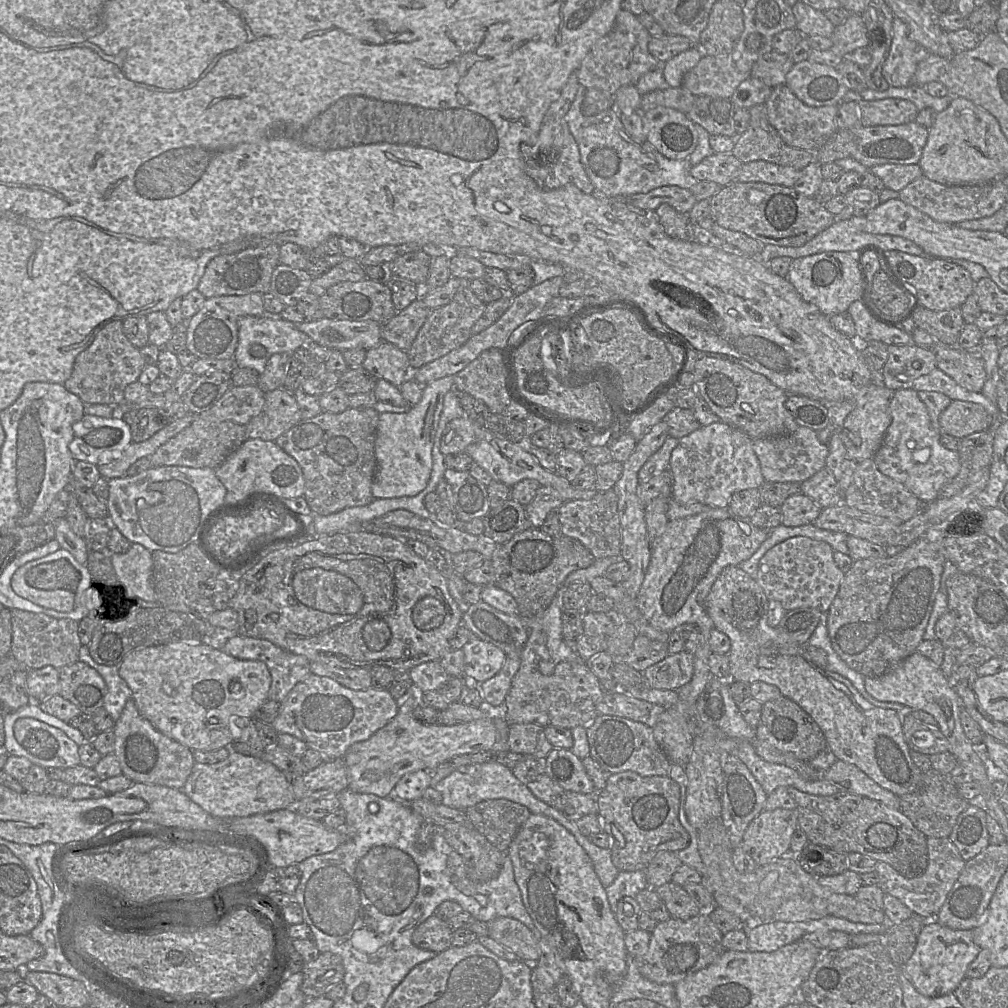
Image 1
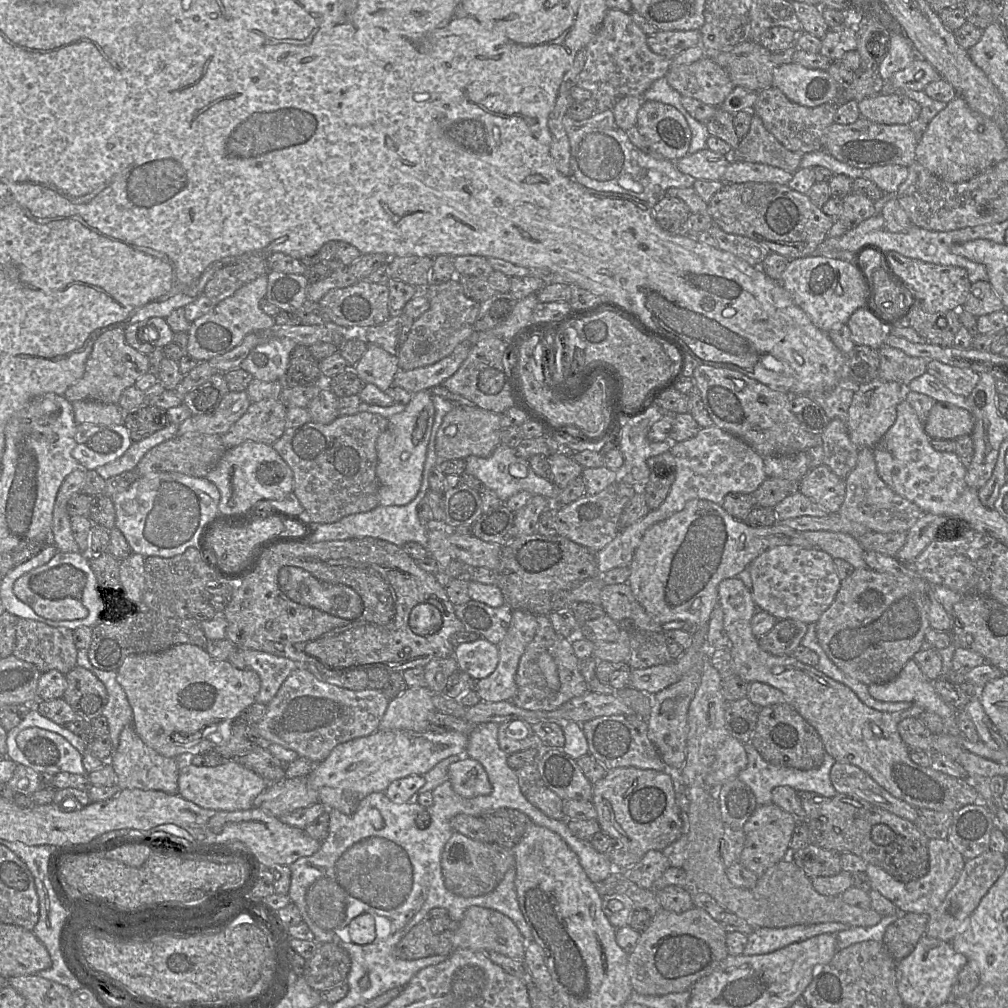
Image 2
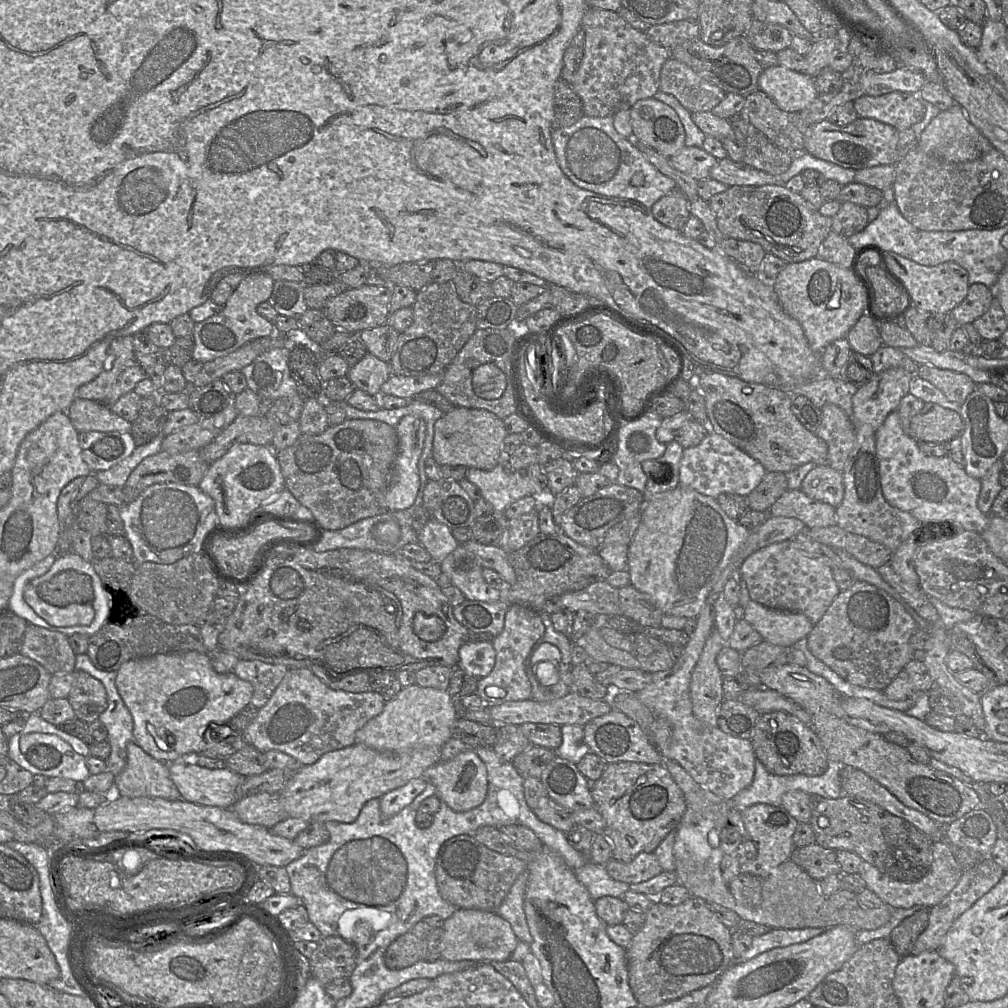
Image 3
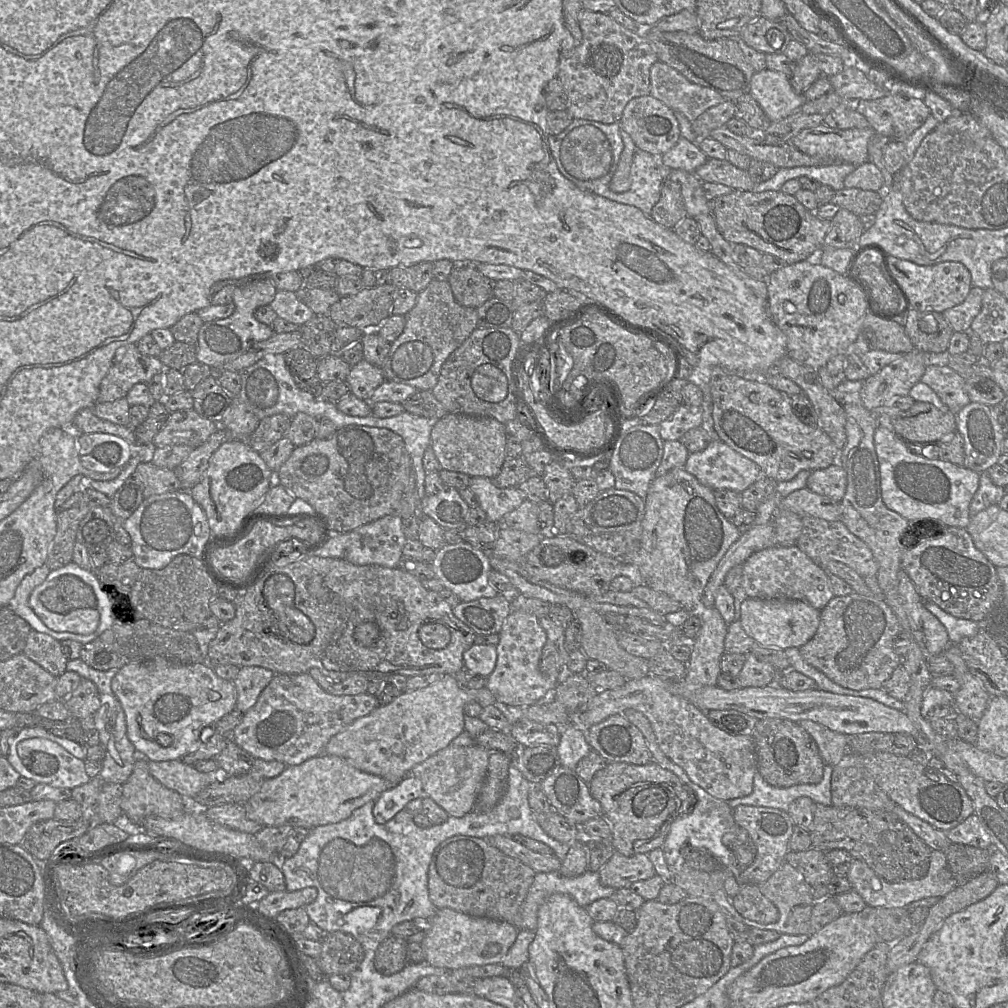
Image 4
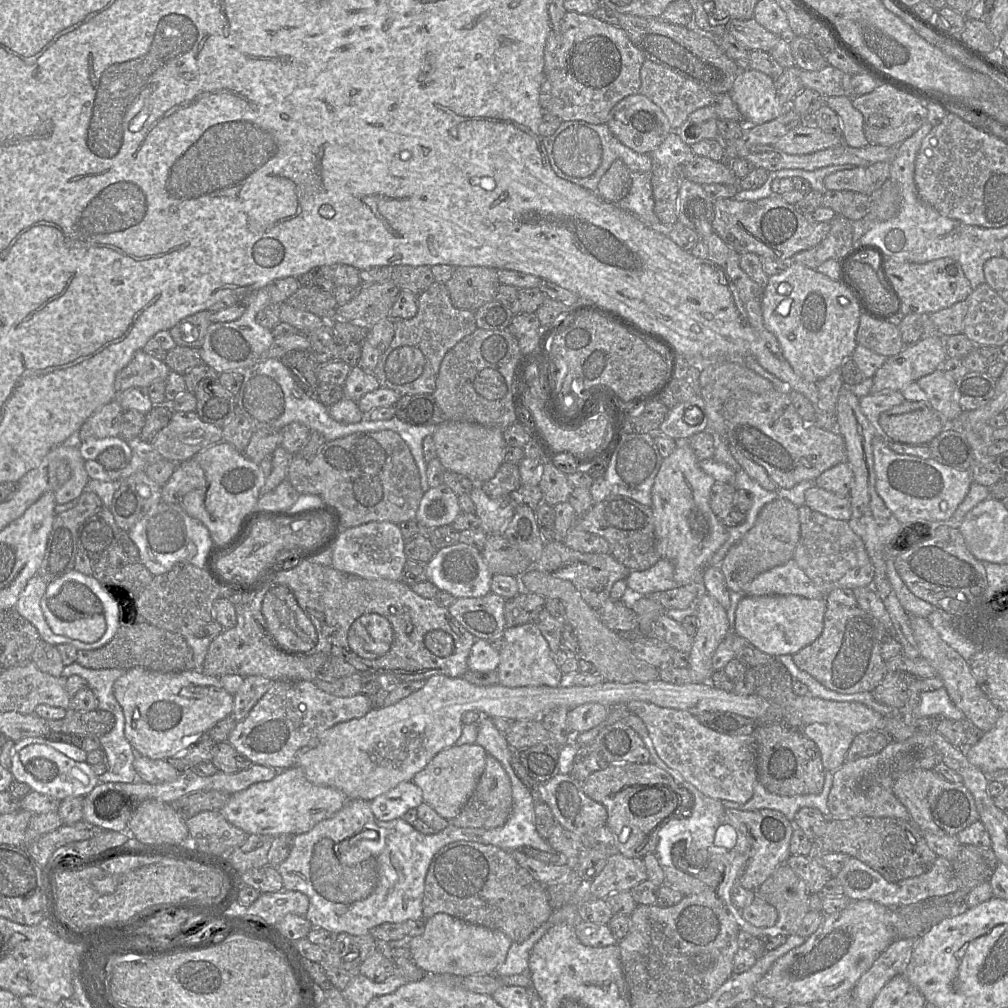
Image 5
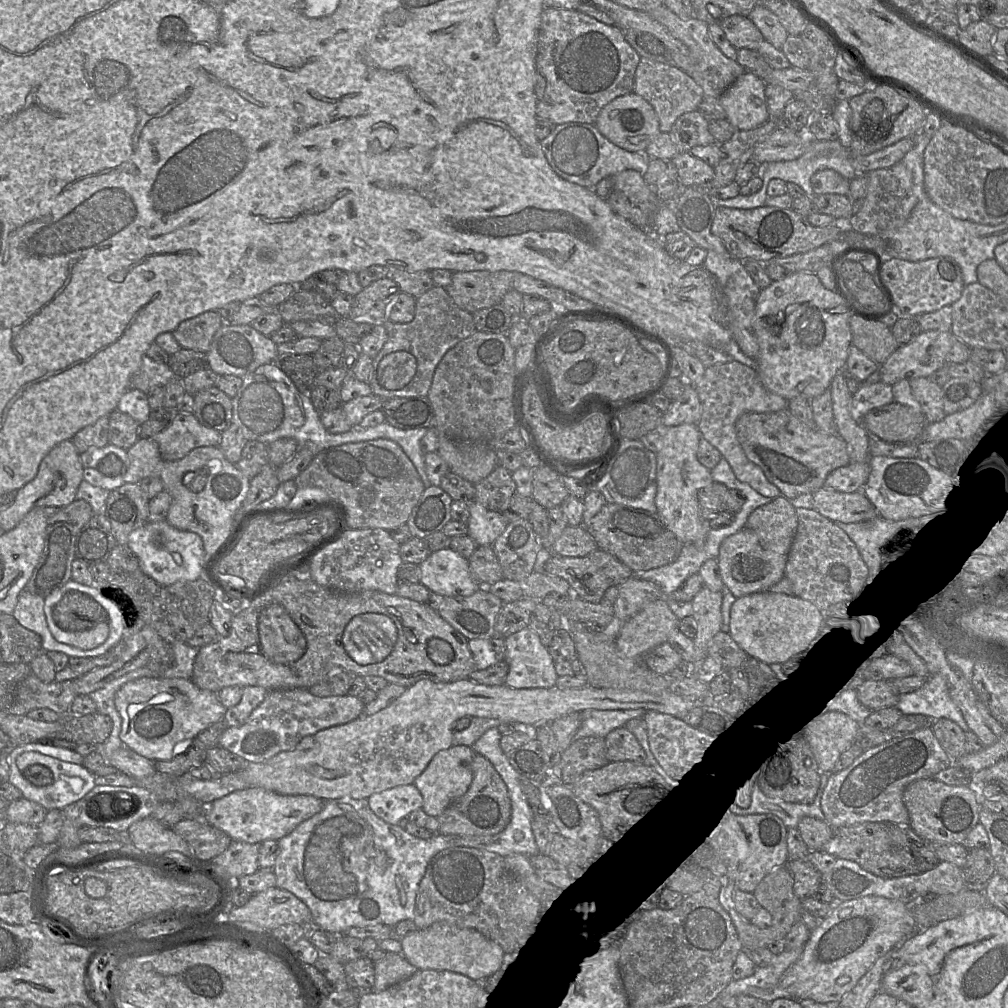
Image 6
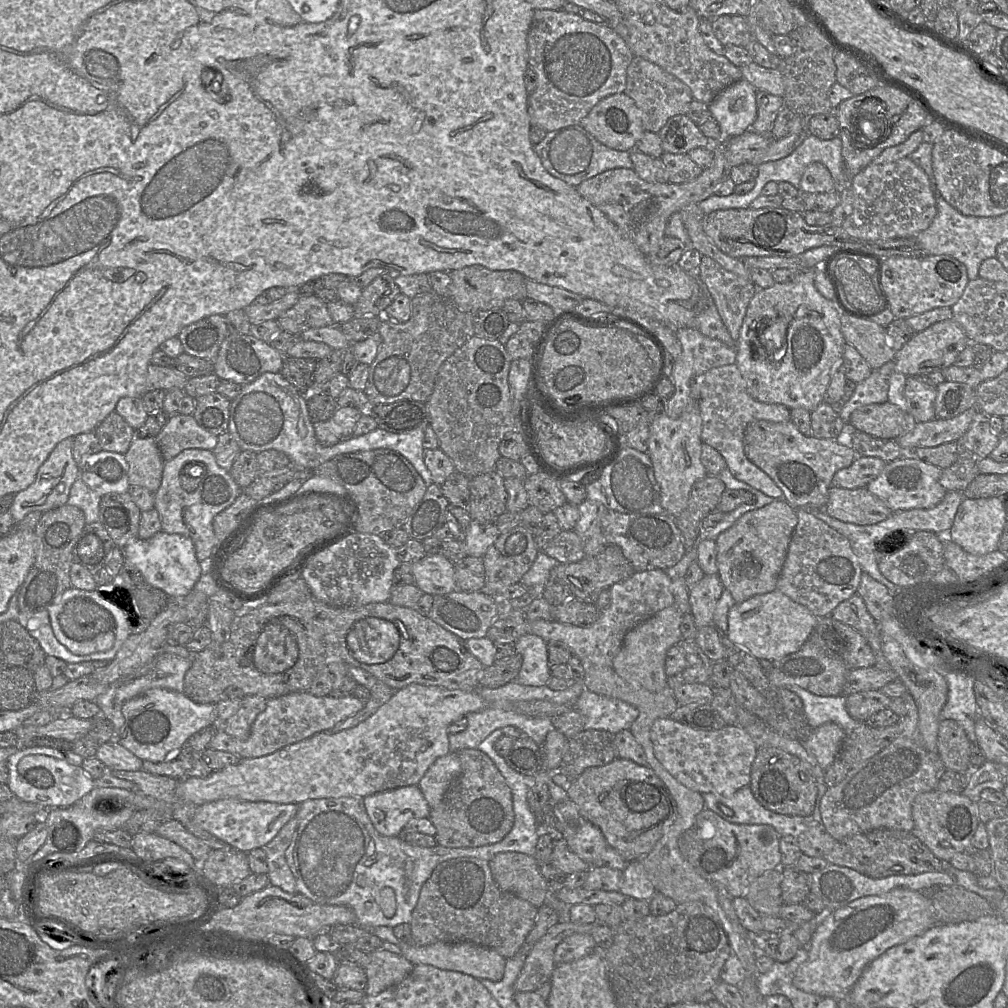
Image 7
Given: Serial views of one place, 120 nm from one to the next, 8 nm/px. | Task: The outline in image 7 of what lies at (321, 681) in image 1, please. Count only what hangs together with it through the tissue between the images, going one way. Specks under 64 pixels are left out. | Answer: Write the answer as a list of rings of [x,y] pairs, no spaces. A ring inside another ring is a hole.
[[[307,691],[294,692],[267,699],[266,708],[257,715],[246,740],[239,740],[218,729],[209,743],[209,748],[230,752],[240,759],[270,755],[286,746],[298,743],[313,735],[332,729],[337,723],[356,714],[365,703],[352,696],[335,698],[317,697]]]

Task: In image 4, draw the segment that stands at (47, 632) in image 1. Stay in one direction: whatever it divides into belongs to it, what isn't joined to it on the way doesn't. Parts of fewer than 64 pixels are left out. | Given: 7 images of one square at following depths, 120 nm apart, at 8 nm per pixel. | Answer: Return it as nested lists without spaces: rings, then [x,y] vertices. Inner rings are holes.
[[[32,629],[22,653],[55,677],[66,671],[68,659],[61,643],[48,634]]]

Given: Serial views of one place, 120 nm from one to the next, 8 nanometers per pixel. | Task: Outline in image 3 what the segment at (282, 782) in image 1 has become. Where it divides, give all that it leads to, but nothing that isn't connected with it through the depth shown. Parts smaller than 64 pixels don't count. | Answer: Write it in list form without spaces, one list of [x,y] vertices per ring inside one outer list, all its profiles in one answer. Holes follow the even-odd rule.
[[[171,763],[169,772],[183,800],[194,804],[231,808],[237,800],[236,789],[244,777],[229,768],[209,769],[196,764]]]

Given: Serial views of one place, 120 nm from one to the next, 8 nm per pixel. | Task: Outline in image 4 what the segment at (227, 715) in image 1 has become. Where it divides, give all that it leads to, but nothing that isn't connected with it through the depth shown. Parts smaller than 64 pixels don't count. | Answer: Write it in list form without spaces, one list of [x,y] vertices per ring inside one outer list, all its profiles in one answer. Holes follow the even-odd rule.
[[[153,658],[129,663],[118,670],[111,688],[125,713],[129,740],[148,761],[180,760],[194,752],[202,730],[232,712],[237,702],[234,682],[220,678],[205,661],[183,664]]]

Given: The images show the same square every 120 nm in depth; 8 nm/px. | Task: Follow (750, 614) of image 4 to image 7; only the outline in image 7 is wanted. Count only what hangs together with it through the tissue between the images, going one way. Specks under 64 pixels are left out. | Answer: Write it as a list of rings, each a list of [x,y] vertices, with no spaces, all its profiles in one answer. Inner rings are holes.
[[[774,590],[736,603],[728,612],[726,636],[758,660],[773,662],[797,652],[809,639],[816,622],[817,617],[806,607]]]

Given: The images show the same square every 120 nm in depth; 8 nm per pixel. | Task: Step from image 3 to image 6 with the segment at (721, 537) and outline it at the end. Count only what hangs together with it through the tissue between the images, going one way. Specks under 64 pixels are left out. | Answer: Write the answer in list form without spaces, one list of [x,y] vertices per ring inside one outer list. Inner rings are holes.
[[[682,423],[677,426],[670,426],[670,427],[659,427],[654,430],[658,430],[660,434],[660,450],[656,453],[656,483],[657,483],[657,493],[655,497],[655,504],[657,507],[657,513],[663,520],[663,522],[667,525],[667,527],[675,534],[678,540],[680,540],[684,544],[693,544],[694,546],[703,546],[707,533],[709,529],[708,521],[704,520],[700,514],[699,509],[699,491],[706,486],[710,485],[713,482],[712,476],[711,476],[711,470],[703,466],[697,459],[697,449],[699,445],[699,440],[701,438],[701,433],[698,429],[698,426],[696,424],[688,424],[688,423]]]

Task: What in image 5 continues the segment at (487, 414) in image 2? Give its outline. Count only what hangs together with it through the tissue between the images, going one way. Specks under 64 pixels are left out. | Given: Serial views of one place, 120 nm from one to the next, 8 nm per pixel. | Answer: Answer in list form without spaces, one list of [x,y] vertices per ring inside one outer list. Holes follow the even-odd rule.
[[[444,421],[436,426],[432,437],[436,456],[443,467],[464,475],[475,483],[493,478],[504,462],[506,443],[502,429],[462,421]]]

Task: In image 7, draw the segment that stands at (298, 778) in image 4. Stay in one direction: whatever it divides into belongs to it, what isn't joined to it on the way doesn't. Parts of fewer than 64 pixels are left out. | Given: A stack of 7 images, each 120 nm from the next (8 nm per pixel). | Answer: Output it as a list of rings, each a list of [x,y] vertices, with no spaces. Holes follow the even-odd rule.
[[[226,798],[197,807],[194,822],[217,839],[242,852],[249,852],[267,845],[297,813],[299,804],[250,802]]]

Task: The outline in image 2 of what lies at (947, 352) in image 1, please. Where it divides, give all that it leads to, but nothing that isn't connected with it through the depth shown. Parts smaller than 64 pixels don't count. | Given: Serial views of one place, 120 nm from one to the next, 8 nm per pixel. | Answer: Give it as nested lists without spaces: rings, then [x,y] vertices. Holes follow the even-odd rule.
[[[930,360],[927,373],[937,378],[954,394],[968,397],[979,382],[980,374],[969,369]]]

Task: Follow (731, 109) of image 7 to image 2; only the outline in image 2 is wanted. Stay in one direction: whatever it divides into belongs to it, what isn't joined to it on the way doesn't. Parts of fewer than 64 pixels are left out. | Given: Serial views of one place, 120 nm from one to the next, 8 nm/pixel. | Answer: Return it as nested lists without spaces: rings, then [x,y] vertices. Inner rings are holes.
[[[797,63],[776,66],[772,86],[778,88],[792,102],[805,107],[817,107],[838,99],[840,90],[827,71],[806,68]]]

